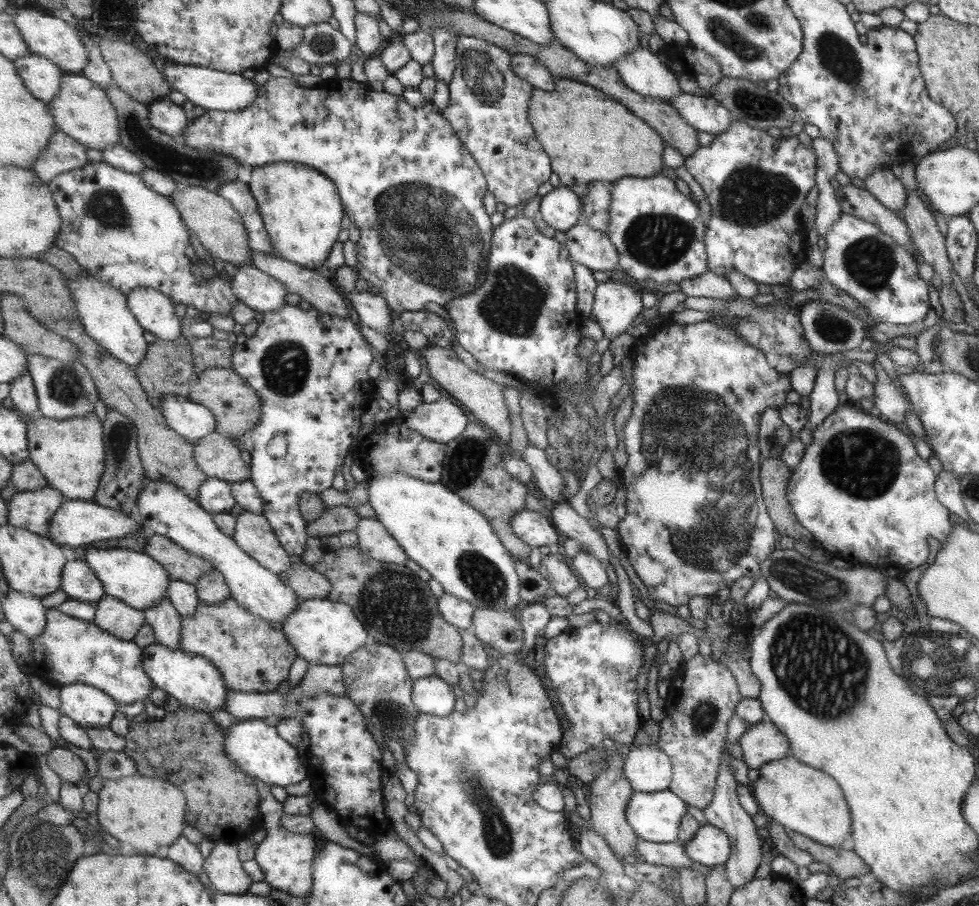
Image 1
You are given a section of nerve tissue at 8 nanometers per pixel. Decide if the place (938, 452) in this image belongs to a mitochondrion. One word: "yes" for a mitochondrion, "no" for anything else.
no

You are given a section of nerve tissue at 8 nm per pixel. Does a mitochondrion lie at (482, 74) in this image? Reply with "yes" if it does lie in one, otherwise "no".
yes

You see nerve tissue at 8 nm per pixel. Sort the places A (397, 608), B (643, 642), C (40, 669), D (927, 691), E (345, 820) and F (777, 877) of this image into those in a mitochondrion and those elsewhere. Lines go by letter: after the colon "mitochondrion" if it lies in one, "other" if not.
A: mitochondrion
B: other
C: other
D: other
E: other
F: other

